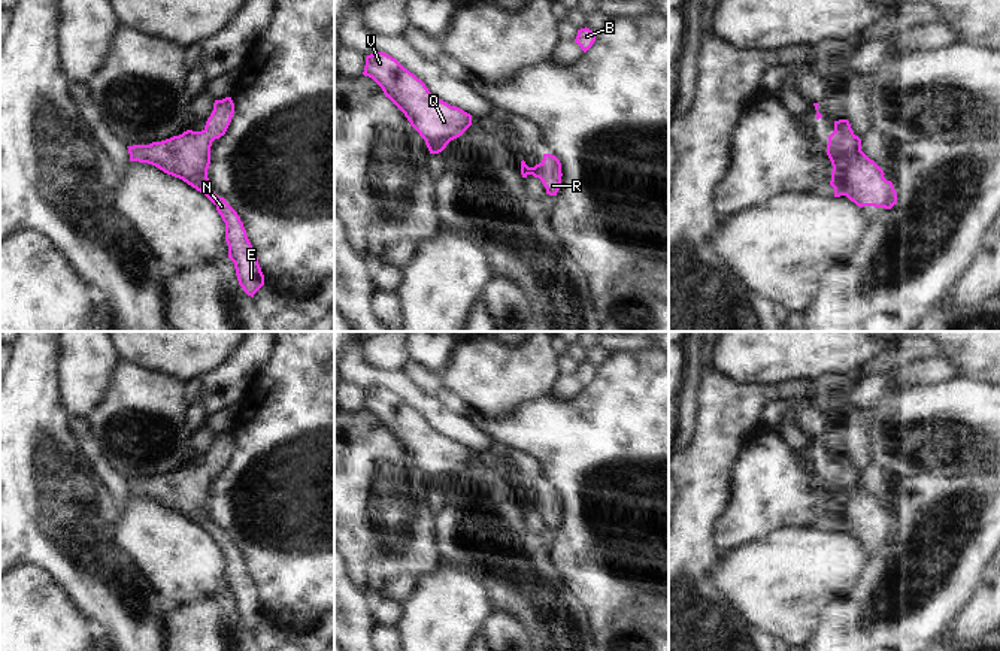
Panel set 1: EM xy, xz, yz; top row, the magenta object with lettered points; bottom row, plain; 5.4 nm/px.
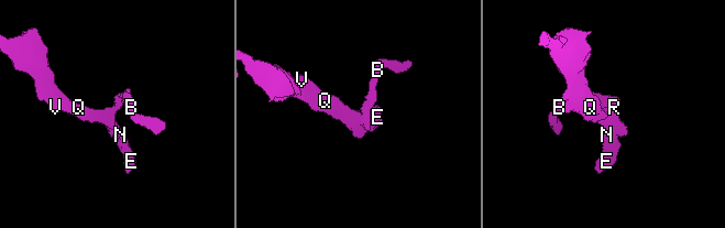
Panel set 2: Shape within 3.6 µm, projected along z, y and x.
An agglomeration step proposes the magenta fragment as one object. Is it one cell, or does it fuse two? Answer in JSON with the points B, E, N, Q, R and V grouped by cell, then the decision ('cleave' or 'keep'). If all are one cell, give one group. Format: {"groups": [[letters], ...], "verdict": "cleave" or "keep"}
{"groups": [["B", "E", "N", "Q", "R", "V"]], "verdict": "keep"}

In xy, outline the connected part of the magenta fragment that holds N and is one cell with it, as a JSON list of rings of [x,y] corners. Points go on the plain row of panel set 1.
[[[231,432],[215,434],[213,445],[201,466],[187,464],[161,476],[127,482],[130,496],[152,499],[164,508],[182,514],[216,541],[218,548],[225,557],[228,593],[234,597],[239,620],[248,630],[254,632],[264,620],[258,591],[246,570],[240,551],[224,532],[218,532],[210,526],[210,515],[207,512],[212,476],[225,469],[233,448],[234,437]]]

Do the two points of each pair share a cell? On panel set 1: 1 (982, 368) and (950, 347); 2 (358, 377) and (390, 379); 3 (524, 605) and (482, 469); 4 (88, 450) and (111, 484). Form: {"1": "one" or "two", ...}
{"1": "one", "2": "one", "3": "one", "4": "one"}

